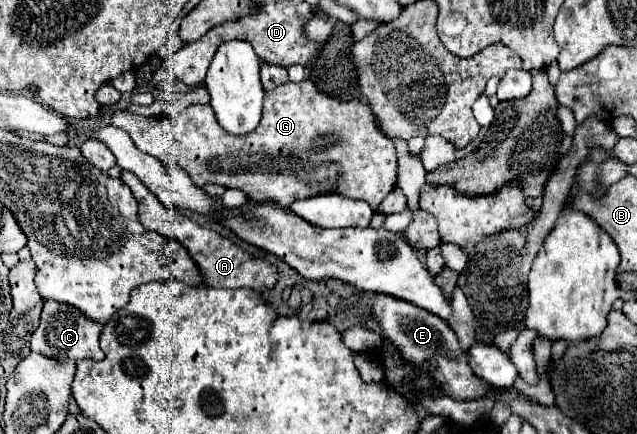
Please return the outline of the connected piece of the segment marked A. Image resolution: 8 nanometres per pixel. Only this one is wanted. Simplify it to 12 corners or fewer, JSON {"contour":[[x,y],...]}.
{"contour":[[121,171],[149,231],[177,239],[211,287],[277,283],[277,267],[169,211]]}

